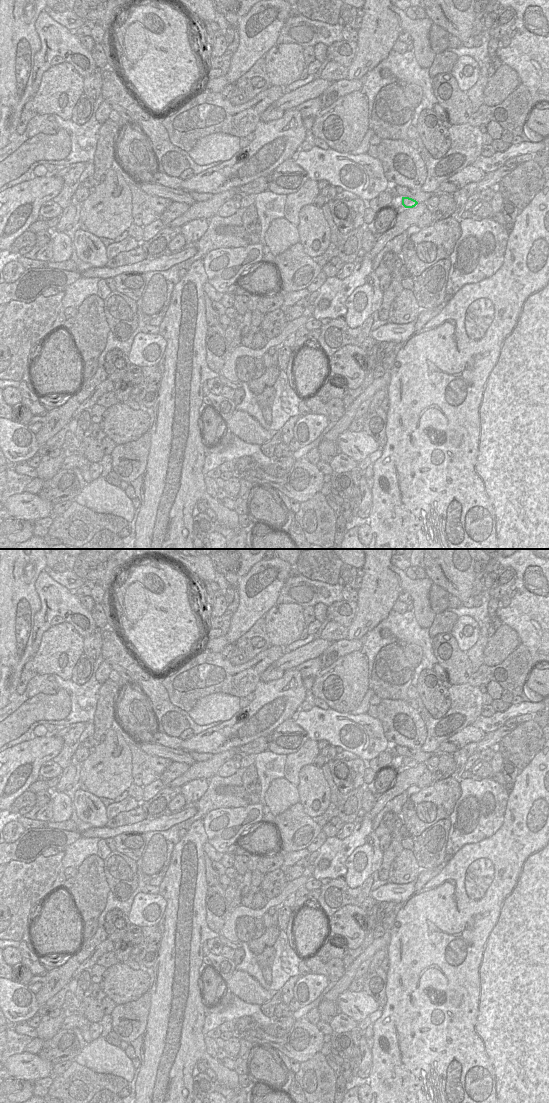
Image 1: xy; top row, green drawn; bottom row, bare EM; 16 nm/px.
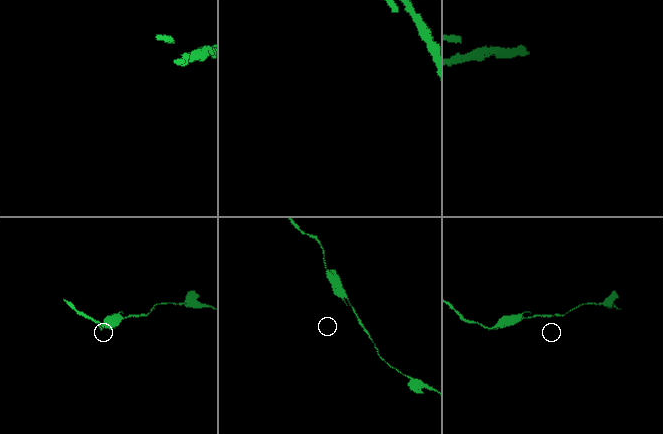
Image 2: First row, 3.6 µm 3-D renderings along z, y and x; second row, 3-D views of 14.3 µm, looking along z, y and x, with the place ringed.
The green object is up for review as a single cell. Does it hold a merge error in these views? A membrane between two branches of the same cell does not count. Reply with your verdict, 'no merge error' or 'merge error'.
no merge error

